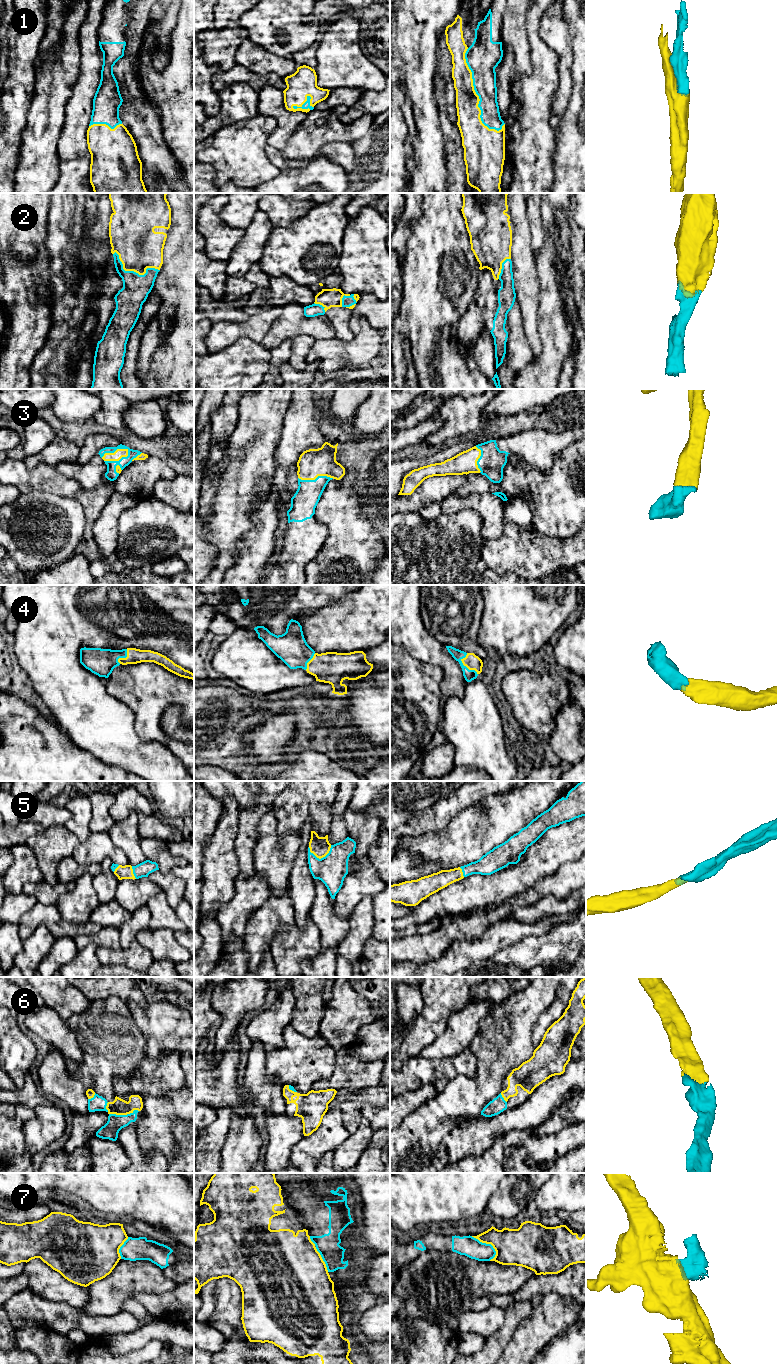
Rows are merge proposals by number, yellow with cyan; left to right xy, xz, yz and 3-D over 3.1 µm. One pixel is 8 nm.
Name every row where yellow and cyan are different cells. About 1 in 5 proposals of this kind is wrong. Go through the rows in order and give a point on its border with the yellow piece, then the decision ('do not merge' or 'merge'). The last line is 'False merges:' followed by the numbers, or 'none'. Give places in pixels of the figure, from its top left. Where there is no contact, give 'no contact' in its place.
1: contact yz (475, 93); merge
2: contact xy (133, 270); merge
3: contact xy (115, 451); merge
4: contact yz (465, 665); merge
5: contact xz (320, 858); merge
6: contact xy (123, 1114); merge
7: contact yz (487, 1243); do not merge
False merges: 7

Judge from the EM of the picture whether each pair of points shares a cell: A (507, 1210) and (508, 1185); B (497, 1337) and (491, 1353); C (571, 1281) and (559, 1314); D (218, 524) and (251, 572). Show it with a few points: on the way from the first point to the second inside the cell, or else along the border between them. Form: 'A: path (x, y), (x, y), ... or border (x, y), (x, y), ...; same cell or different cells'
A: path (507, 1204), (508, 1191); same cell
B: path (497, 1341), (493, 1349); same cell
C: border (543, 1293), (557, 1293), (572, 1298), (575, 1301); different cells
D: border (247, 531), (237, 545), (237, 561), (225, 573); different cells

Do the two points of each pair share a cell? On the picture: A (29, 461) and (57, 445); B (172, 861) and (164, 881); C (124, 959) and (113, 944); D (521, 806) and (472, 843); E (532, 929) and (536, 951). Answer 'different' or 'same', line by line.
A: same
B: different
C: different
D: same
E: different

